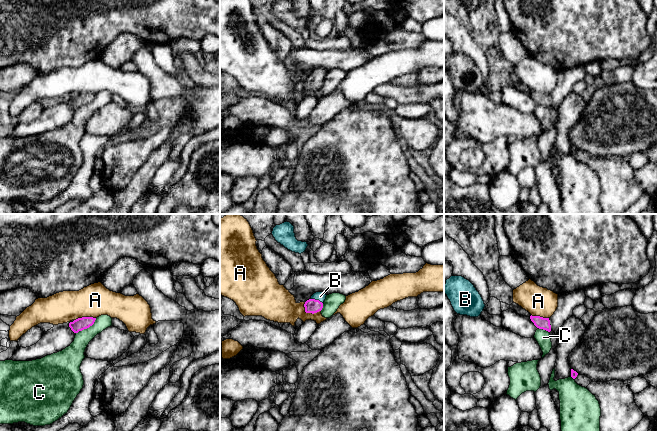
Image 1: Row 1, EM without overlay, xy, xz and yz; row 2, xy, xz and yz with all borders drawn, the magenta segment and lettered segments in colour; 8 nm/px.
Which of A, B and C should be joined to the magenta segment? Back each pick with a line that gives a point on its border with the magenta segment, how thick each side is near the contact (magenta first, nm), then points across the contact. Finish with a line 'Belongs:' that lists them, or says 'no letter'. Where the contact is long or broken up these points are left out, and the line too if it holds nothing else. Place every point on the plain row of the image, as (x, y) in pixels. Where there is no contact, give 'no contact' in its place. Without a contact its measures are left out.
B: xz (317, 76) | 110/70 nm | across xz (312, 82), (317, 76), (320, 72)
Belongs: B

